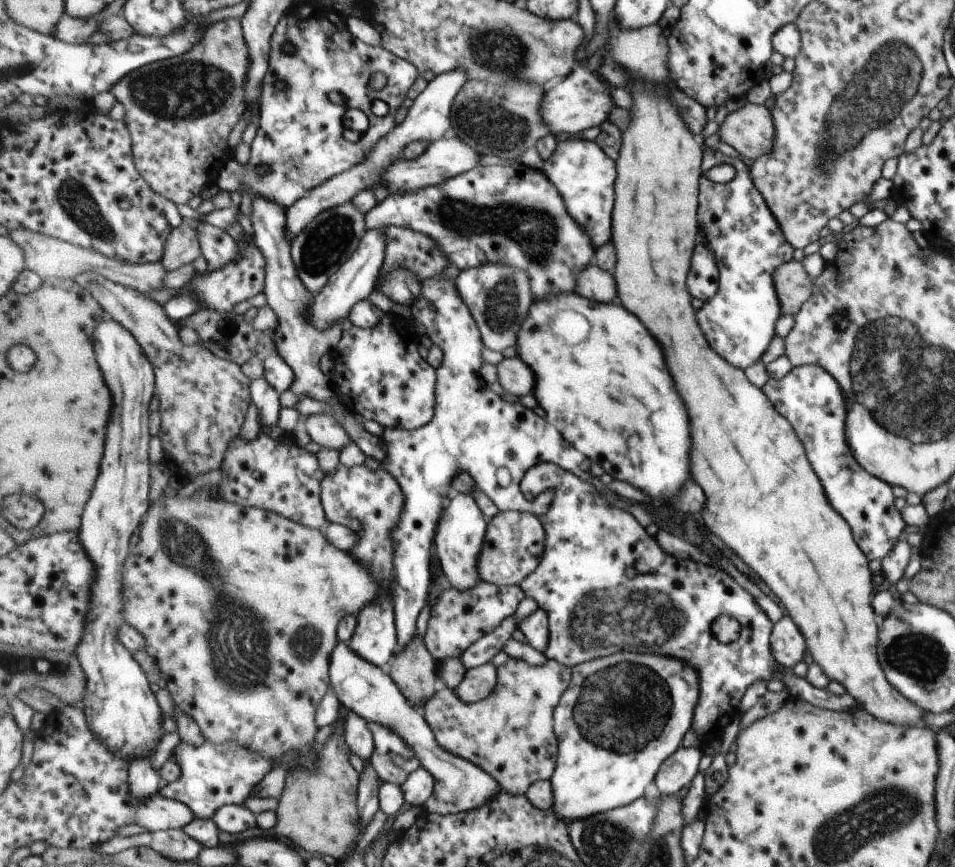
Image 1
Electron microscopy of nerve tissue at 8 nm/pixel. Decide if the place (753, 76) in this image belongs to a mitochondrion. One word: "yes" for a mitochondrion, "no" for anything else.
no

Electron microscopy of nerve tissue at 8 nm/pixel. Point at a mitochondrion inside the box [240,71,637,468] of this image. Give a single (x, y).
(536, 230)

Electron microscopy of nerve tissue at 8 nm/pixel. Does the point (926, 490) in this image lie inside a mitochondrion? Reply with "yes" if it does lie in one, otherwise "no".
no

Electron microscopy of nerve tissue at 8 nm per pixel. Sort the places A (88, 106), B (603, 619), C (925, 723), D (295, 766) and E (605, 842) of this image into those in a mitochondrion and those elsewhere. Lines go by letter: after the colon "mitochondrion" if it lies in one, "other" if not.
A: other
B: mitochondrion
C: other
D: other
E: mitochondrion

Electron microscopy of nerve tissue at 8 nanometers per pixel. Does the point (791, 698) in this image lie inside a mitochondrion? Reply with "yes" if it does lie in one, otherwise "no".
no

